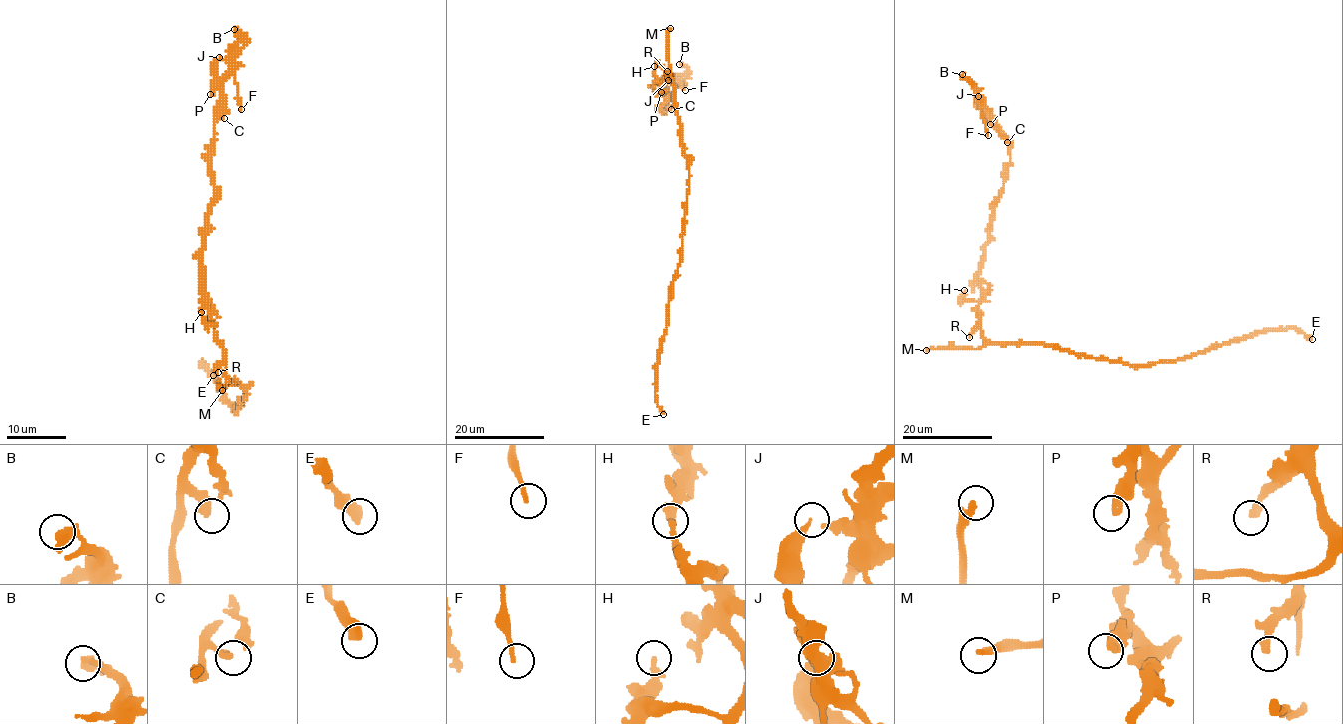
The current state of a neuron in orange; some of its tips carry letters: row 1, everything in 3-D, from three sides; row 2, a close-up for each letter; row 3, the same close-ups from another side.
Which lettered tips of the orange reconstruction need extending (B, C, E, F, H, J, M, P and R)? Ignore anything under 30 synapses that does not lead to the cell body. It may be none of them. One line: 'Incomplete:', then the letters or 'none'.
Incomplete: M

